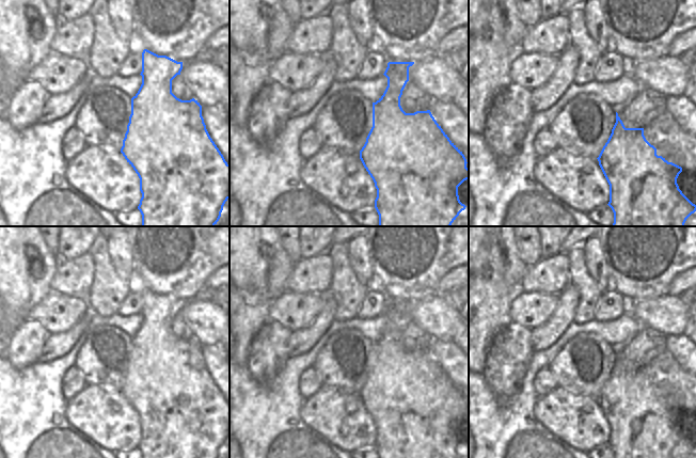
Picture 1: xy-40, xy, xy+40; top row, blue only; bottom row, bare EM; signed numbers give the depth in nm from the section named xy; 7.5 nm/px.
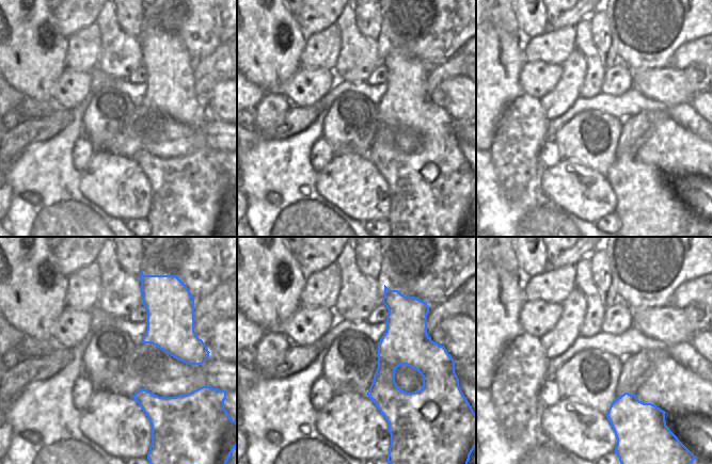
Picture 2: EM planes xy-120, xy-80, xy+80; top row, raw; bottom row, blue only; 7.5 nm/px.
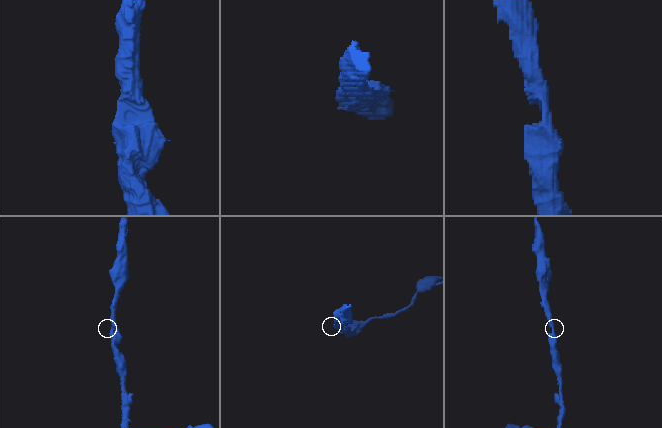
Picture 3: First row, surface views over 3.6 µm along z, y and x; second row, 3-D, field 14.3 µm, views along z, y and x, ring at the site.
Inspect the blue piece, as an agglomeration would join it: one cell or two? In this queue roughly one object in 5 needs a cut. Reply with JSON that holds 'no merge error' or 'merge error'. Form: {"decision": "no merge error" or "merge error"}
{"decision": "no merge error"}

